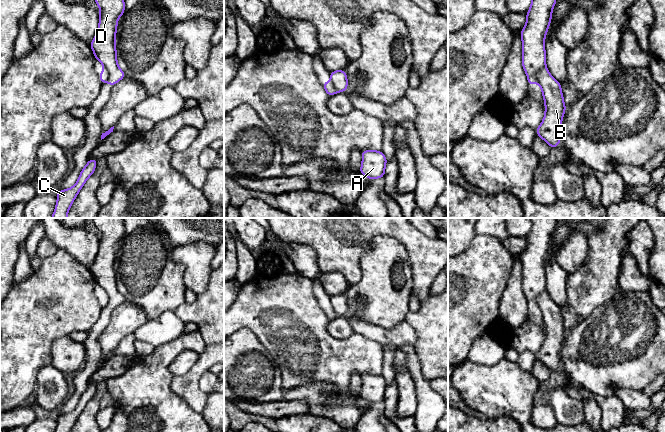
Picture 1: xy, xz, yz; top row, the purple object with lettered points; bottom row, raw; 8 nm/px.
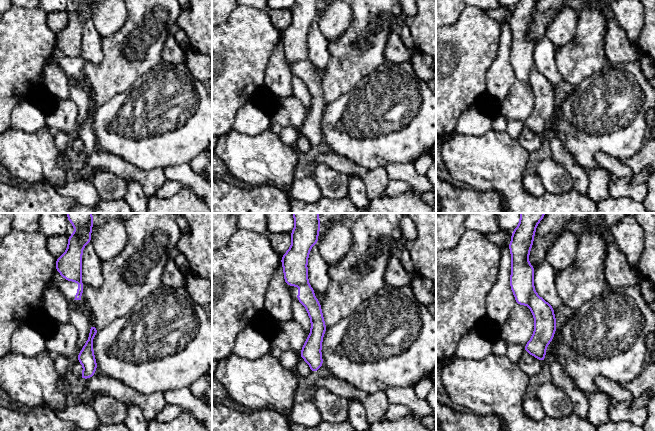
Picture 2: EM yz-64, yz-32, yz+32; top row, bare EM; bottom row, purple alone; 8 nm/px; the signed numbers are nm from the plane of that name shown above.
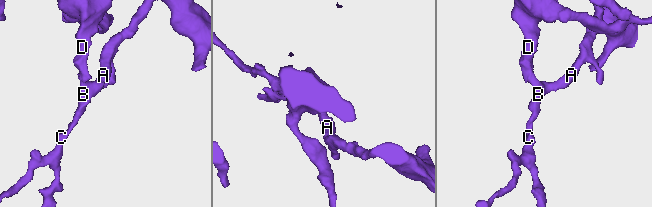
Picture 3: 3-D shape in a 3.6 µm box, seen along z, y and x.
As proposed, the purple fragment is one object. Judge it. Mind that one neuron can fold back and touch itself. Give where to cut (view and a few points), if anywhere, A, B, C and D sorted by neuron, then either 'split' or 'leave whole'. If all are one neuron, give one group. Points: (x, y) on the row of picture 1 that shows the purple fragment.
yz (545, 65), (536, 73), (538, 82) | A B C / D | split

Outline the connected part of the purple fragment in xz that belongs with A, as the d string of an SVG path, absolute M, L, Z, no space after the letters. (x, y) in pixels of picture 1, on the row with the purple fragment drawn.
M364 150L362 153L362 165L359 173L367 176L370 180L383 178L387 158L381 151Z

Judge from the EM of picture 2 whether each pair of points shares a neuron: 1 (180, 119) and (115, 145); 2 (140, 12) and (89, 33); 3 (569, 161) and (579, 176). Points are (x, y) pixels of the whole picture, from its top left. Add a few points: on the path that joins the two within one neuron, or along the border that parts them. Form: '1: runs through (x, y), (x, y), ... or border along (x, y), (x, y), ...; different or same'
1: runs through (164, 119), (151, 125), (135, 125), (131, 129); same
2: border along (100, 36), (103, 59); different
3: runs through (571, 165), (577, 172); same

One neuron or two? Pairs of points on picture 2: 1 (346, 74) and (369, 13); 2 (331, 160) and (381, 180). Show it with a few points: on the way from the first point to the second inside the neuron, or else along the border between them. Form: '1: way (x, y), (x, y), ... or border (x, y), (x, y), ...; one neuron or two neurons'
1: way (350, 59), (361, 48), (367, 35), (367, 28); one neuron
2: way (343, 165), (369, 177); one neuron

